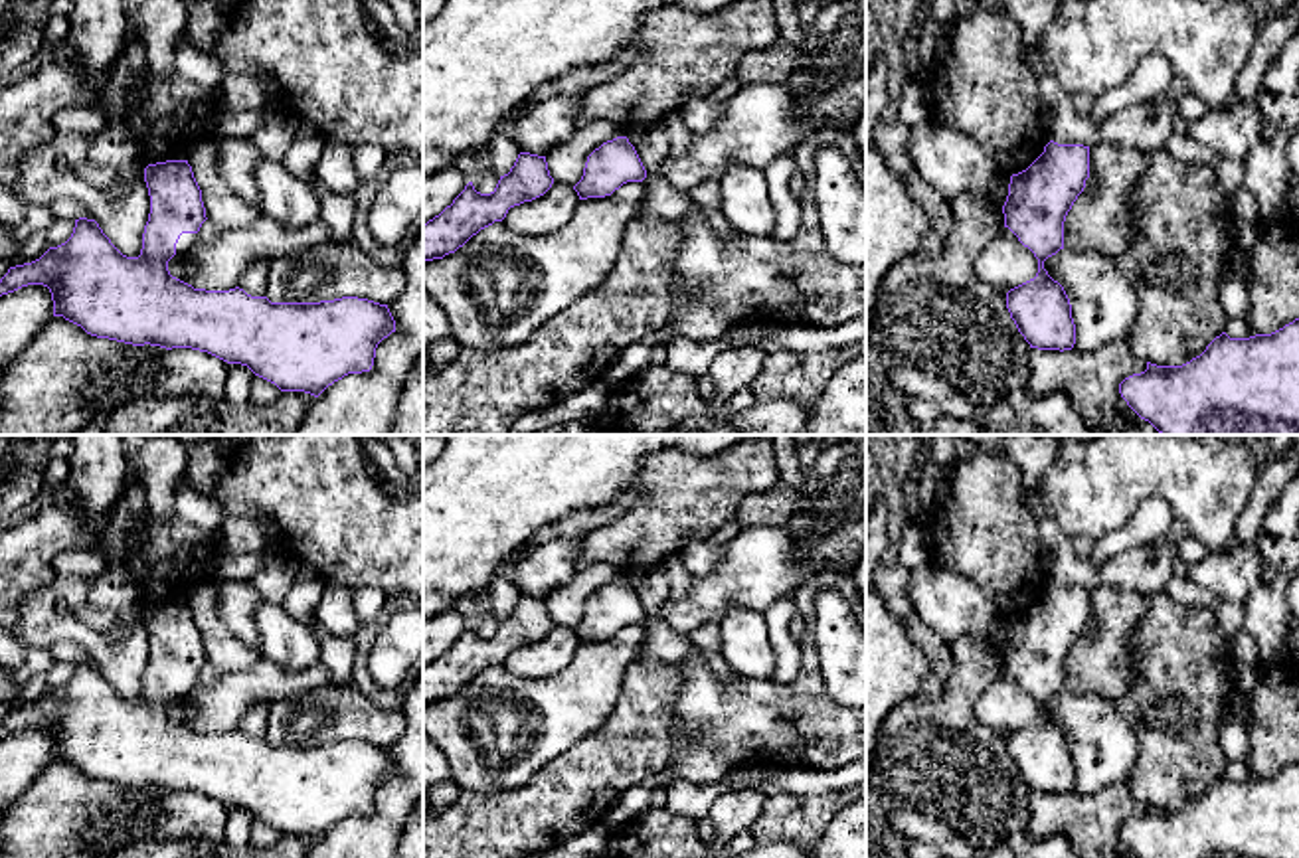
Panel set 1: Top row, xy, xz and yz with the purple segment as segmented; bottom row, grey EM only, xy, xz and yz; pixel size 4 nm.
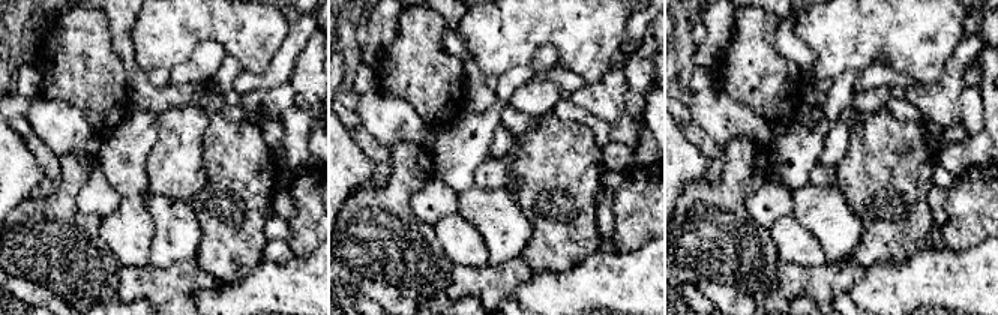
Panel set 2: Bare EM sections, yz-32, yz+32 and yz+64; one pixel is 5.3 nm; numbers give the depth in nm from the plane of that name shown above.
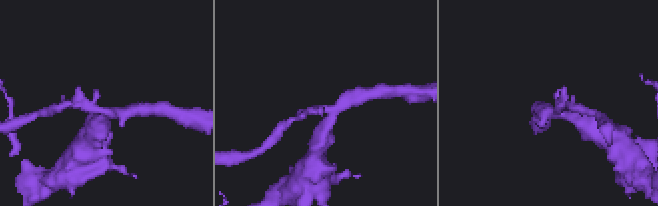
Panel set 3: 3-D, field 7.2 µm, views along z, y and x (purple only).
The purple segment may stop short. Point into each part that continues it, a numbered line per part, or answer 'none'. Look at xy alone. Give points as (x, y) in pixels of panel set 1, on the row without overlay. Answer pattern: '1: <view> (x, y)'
1: xy (186, 685)

